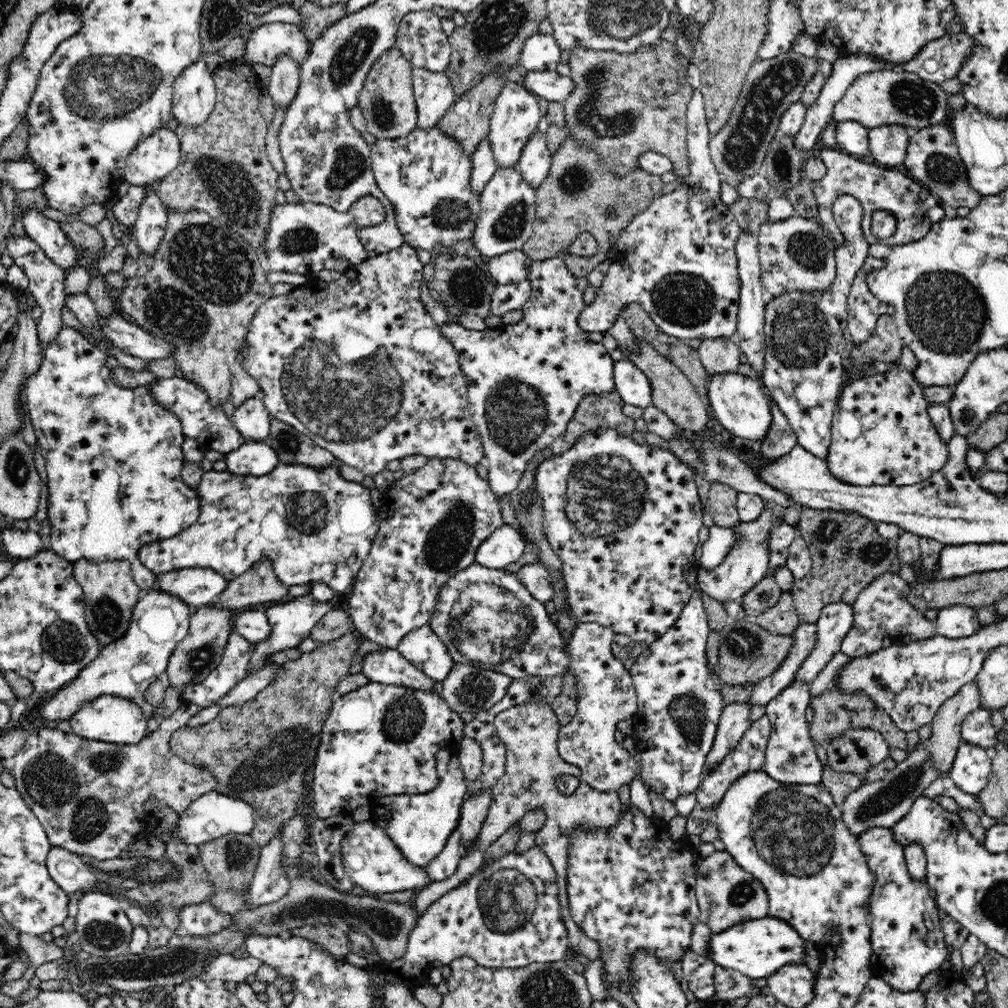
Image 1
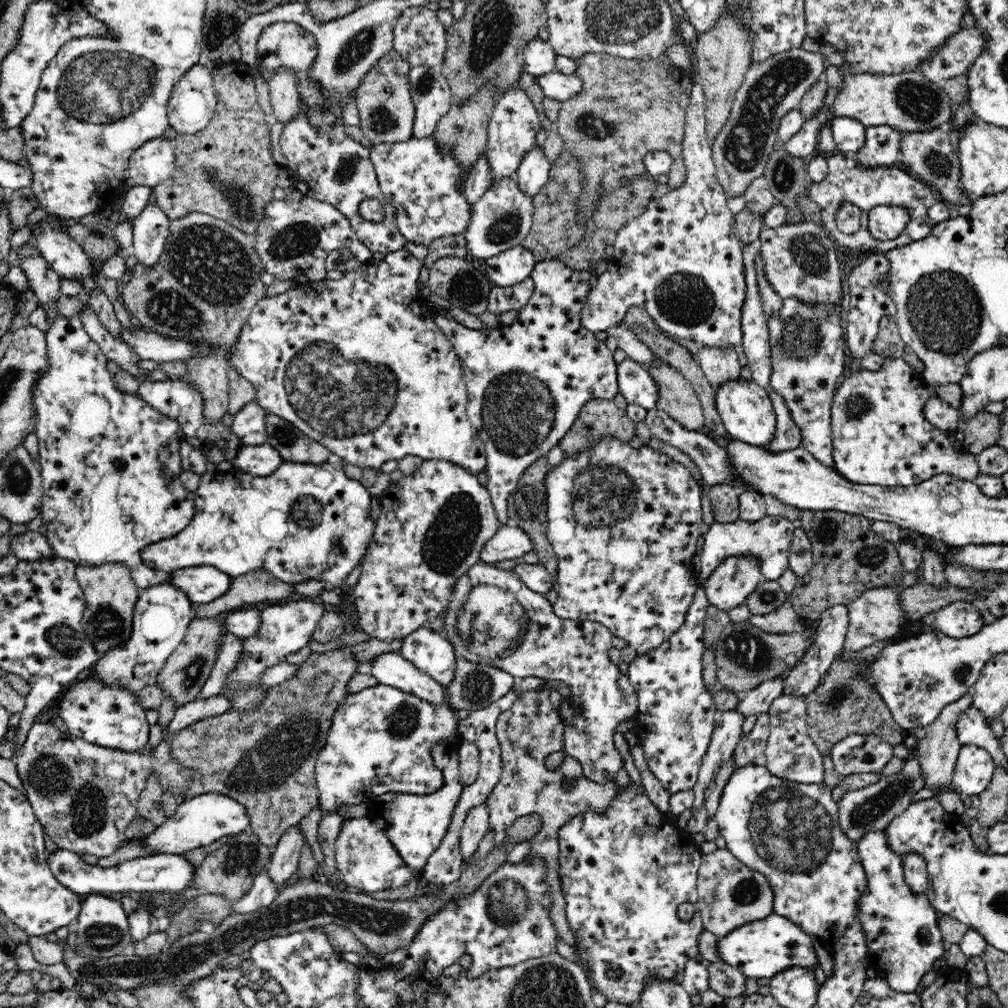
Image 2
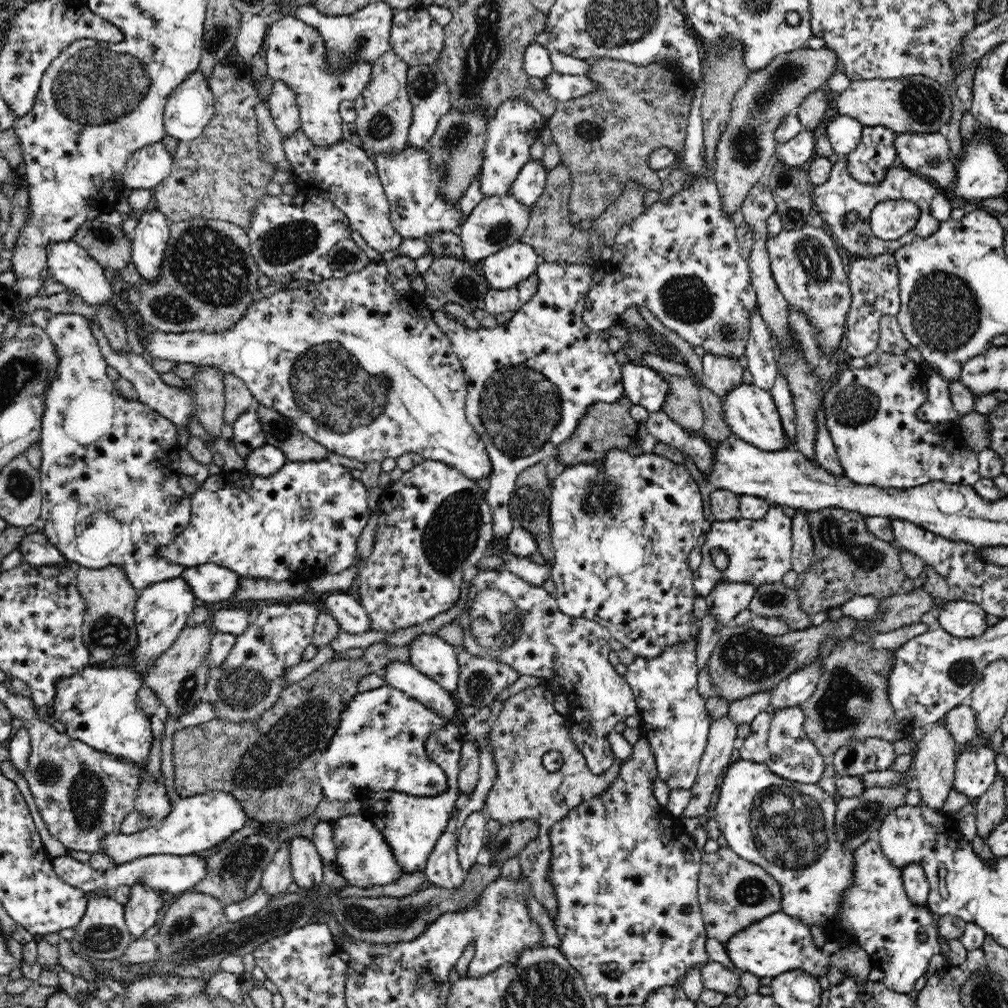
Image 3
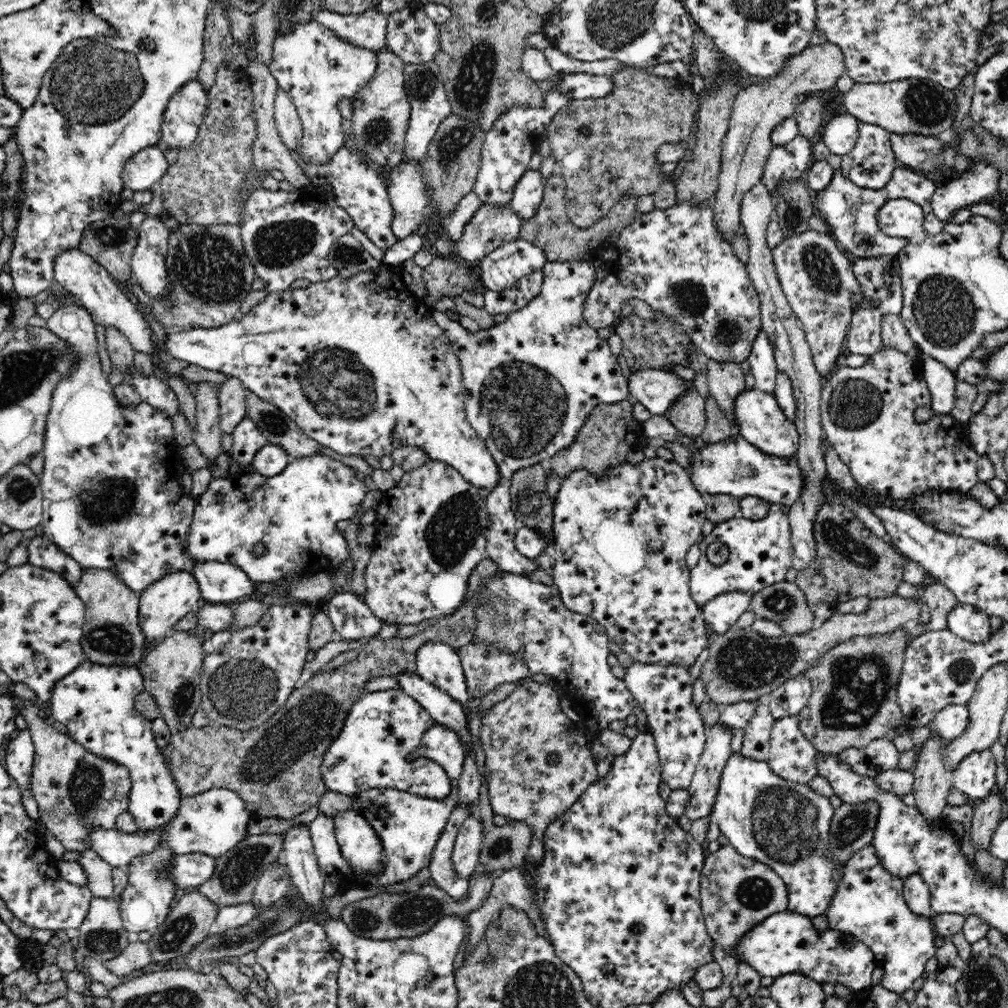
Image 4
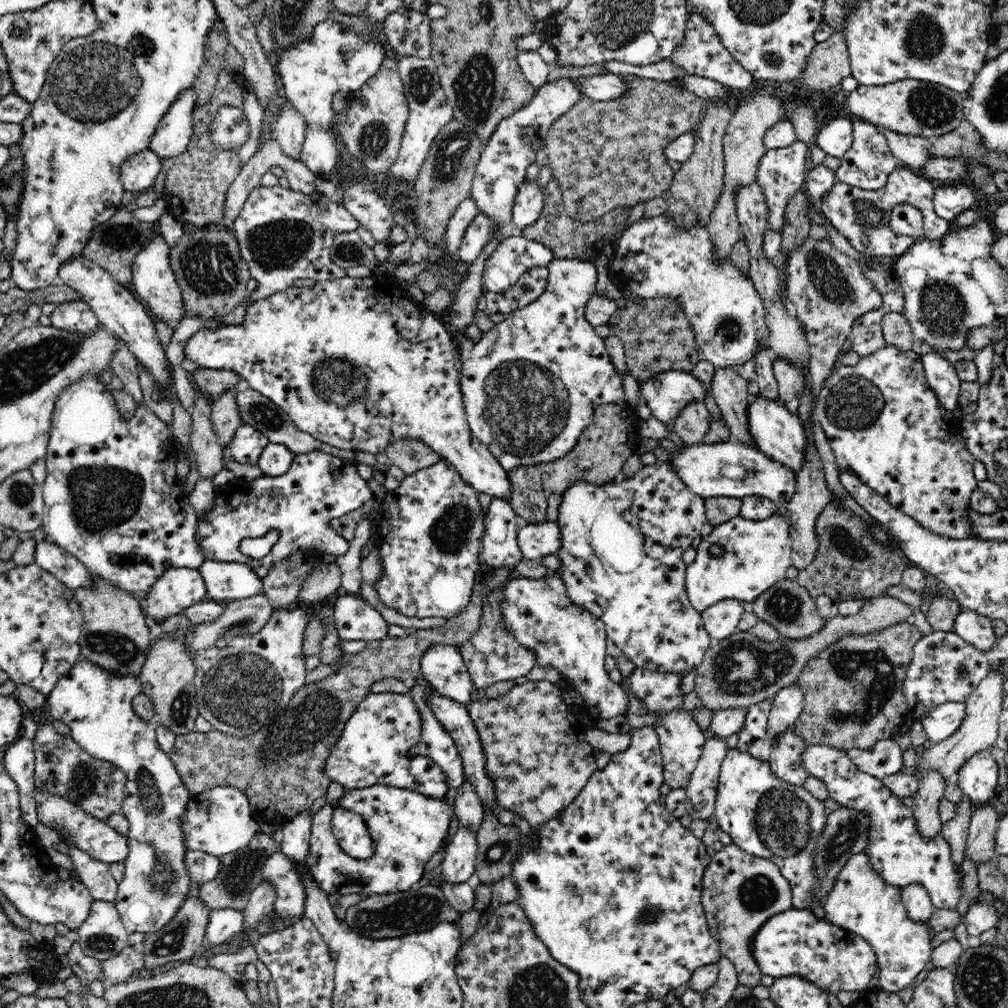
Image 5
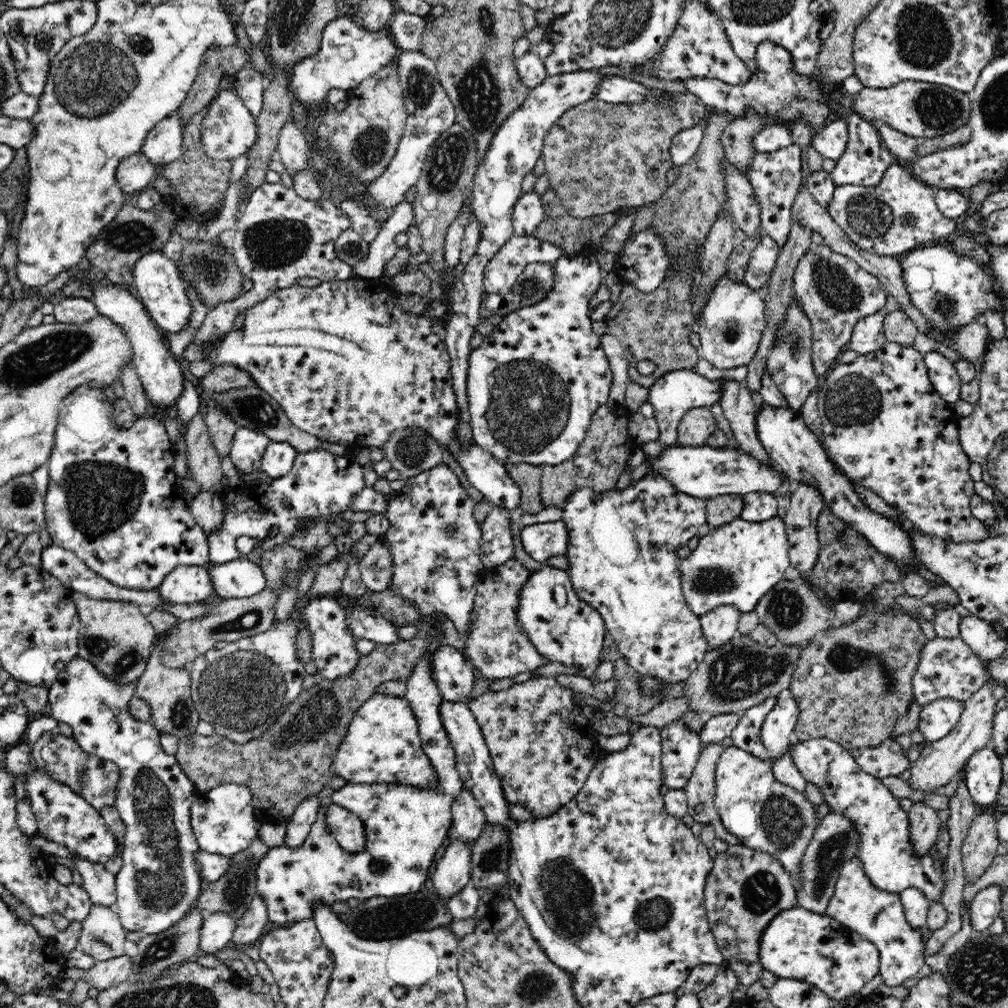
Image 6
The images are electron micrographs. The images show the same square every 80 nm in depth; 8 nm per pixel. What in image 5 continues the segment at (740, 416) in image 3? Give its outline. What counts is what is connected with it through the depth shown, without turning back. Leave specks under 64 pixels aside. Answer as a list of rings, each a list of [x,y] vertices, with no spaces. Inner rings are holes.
[[[757,394],[750,396],[748,404],[748,434],[756,446],[766,456],[772,457],[772,460],[798,471],[802,466],[802,456],[804,456],[804,427],[800,426],[800,421],[792,416],[792,413],[783,406],[779,401],[770,400],[766,396]]]

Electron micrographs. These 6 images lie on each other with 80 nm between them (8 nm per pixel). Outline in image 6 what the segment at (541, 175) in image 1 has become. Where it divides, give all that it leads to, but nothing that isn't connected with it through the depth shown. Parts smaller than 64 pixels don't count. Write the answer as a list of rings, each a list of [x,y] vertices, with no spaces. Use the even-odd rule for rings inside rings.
[[[530,190],[522,192],[513,209],[513,232],[516,235],[528,236],[540,225],[544,217],[541,195]]]

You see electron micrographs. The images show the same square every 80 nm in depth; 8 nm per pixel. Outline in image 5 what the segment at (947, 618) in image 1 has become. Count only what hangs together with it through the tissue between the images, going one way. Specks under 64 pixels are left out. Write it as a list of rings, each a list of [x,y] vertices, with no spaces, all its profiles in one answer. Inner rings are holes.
[[[960,608],[954,620],[954,632],[972,646],[986,652],[996,642],[991,619],[968,608]]]

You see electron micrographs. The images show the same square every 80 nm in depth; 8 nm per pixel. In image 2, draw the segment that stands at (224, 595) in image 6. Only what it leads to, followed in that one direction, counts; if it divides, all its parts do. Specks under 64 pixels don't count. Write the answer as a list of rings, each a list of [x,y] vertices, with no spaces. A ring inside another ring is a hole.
[[[212,566],[174,570],[167,583],[182,590],[195,607],[221,598],[230,589],[232,578]]]

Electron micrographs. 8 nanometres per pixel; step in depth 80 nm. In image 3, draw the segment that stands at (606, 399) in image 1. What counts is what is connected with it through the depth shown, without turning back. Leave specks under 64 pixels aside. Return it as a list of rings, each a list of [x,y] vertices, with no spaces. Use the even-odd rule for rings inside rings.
[[[626,396],[620,397],[616,402],[592,403],[580,422],[576,425],[574,432],[563,443],[557,446],[558,460],[561,467],[573,466],[580,462],[598,462],[610,448],[626,448],[632,440],[637,438],[639,422],[632,418],[629,410],[632,402]]]

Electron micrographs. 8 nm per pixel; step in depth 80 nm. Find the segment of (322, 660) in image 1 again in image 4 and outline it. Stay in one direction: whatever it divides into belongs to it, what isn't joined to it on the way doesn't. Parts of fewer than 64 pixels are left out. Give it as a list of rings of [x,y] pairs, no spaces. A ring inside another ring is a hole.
[[[480,593],[477,594],[453,615],[448,615],[442,621],[437,622],[422,634],[411,638],[400,639],[392,637],[387,640],[371,639],[360,648],[360,668],[350,664],[342,664],[330,670],[308,676],[305,681],[299,683],[290,694],[284,706],[278,708],[266,722],[253,730],[238,730],[218,723],[206,726],[190,726],[182,730],[175,730],[170,738],[170,769],[178,792],[184,796],[194,796],[206,792],[211,788],[232,789],[244,801],[249,816],[258,819],[292,819],[306,810],[317,806],[320,796],[327,792],[326,785],[320,774],[320,762],[328,746],[340,734],[346,718],[348,708],[356,703],[360,696],[365,694],[365,684],[370,678],[393,677],[398,672],[416,671],[416,650],[426,640],[436,640],[449,644],[455,649],[466,646],[473,641],[480,627],[476,620],[476,606],[480,604]]]

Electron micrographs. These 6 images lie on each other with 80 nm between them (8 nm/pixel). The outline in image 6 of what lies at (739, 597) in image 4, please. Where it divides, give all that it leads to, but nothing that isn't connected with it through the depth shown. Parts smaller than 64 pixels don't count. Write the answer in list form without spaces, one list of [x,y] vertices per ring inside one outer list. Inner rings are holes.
[[[726,604],[712,608],[710,612],[700,617],[702,631],[710,648],[718,648],[735,636],[740,615],[738,608]]]

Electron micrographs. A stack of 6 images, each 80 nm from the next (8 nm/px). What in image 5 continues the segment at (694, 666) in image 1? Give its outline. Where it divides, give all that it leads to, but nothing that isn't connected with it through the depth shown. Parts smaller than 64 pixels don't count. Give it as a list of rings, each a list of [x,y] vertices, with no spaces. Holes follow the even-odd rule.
[[[635,667],[630,672],[630,676],[628,676],[630,691],[644,704],[648,712],[653,712],[657,716],[652,727],[654,727],[654,731],[658,735],[658,742],[660,743],[659,747],[664,767],[663,782],[668,784],[671,789],[686,788],[702,754],[706,736],[706,732],[697,725],[695,716],[692,716],[691,710],[682,708],[683,698],[686,696],[681,689],[683,678],[684,676],[680,676],[678,672],[660,672],[659,670],[646,670],[645,668],[638,667]]]

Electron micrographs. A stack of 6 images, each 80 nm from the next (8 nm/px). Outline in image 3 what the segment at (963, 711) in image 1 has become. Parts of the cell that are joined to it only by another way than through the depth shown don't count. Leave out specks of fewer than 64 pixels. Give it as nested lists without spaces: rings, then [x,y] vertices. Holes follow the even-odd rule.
[[[943,719],[929,725],[924,738],[915,744],[912,765],[915,769],[916,788],[922,794],[921,802],[930,808],[940,810],[953,788],[955,762],[958,756],[957,746],[958,742],[954,740],[953,734],[950,734]]]

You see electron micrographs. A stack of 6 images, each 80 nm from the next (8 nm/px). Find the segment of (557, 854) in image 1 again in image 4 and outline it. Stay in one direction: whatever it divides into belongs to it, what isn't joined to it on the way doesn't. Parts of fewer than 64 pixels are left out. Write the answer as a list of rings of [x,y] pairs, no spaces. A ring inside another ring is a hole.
[[[528,681],[510,694],[503,702],[498,702],[484,713],[480,729],[480,740],[484,749],[485,761],[485,793],[493,815],[500,815],[512,821],[524,821],[532,826],[532,839],[521,867],[526,876],[533,877],[533,868],[545,857],[545,832],[559,816],[562,816],[586,789],[594,784],[600,776],[596,773],[596,763],[592,759],[590,747],[573,729],[568,716],[560,709],[559,693],[555,685]],[[558,754],[558,762],[550,765],[548,756]]]

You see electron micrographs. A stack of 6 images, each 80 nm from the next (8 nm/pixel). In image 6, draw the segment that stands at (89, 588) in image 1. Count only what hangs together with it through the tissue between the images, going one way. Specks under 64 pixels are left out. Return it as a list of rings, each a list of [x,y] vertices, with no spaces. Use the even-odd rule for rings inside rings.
[[[72,592],[71,596],[82,624],[79,631],[79,657],[90,661],[109,680],[121,684],[137,681],[158,639],[146,616],[134,603],[92,599],[80,592]]]

